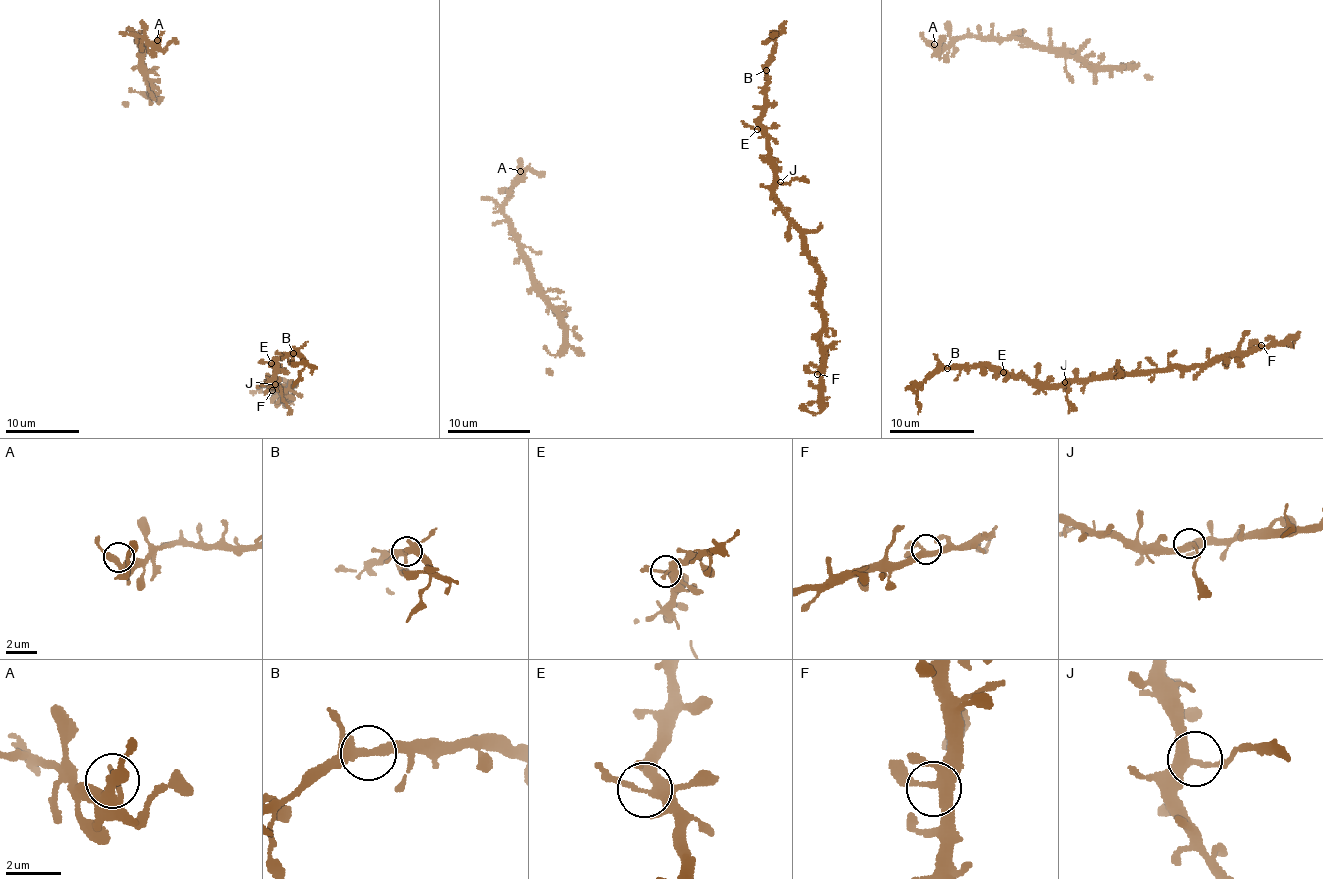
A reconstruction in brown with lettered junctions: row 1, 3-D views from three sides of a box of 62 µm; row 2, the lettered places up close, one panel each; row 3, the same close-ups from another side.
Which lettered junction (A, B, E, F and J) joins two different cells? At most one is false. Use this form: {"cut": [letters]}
{"cut": ["J"]}

